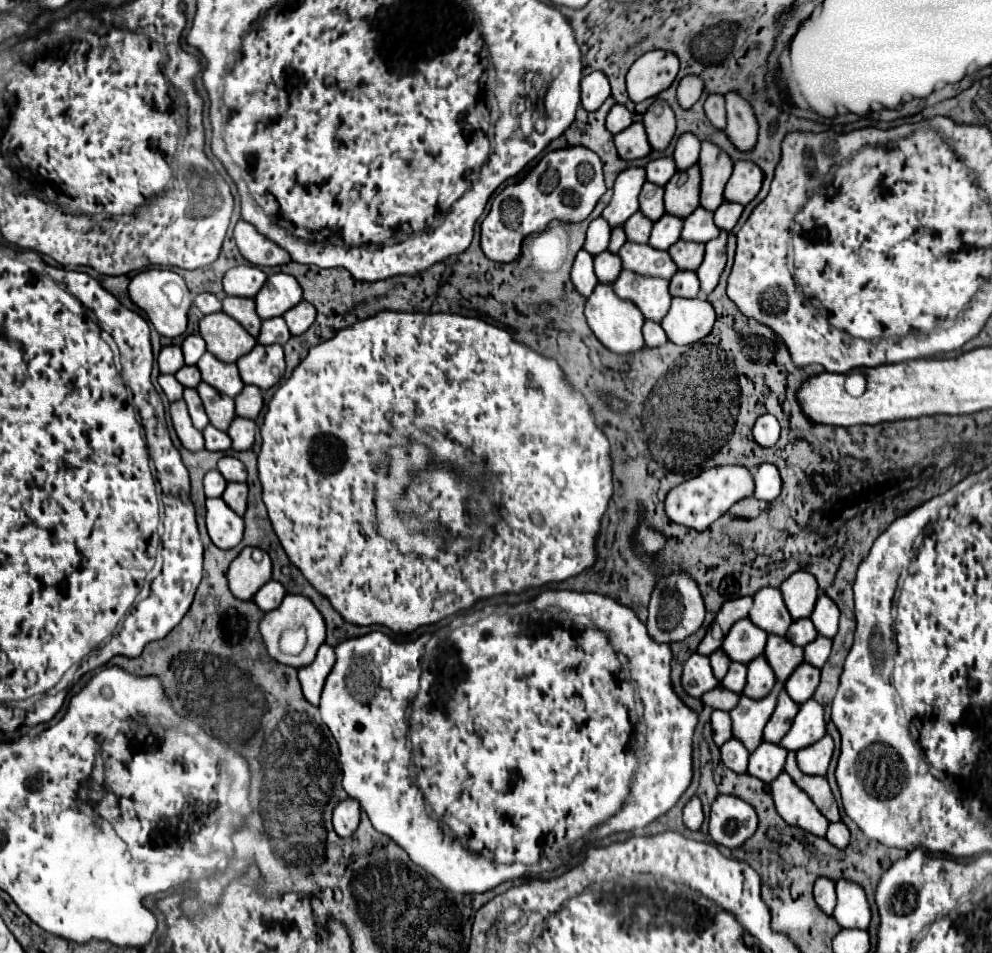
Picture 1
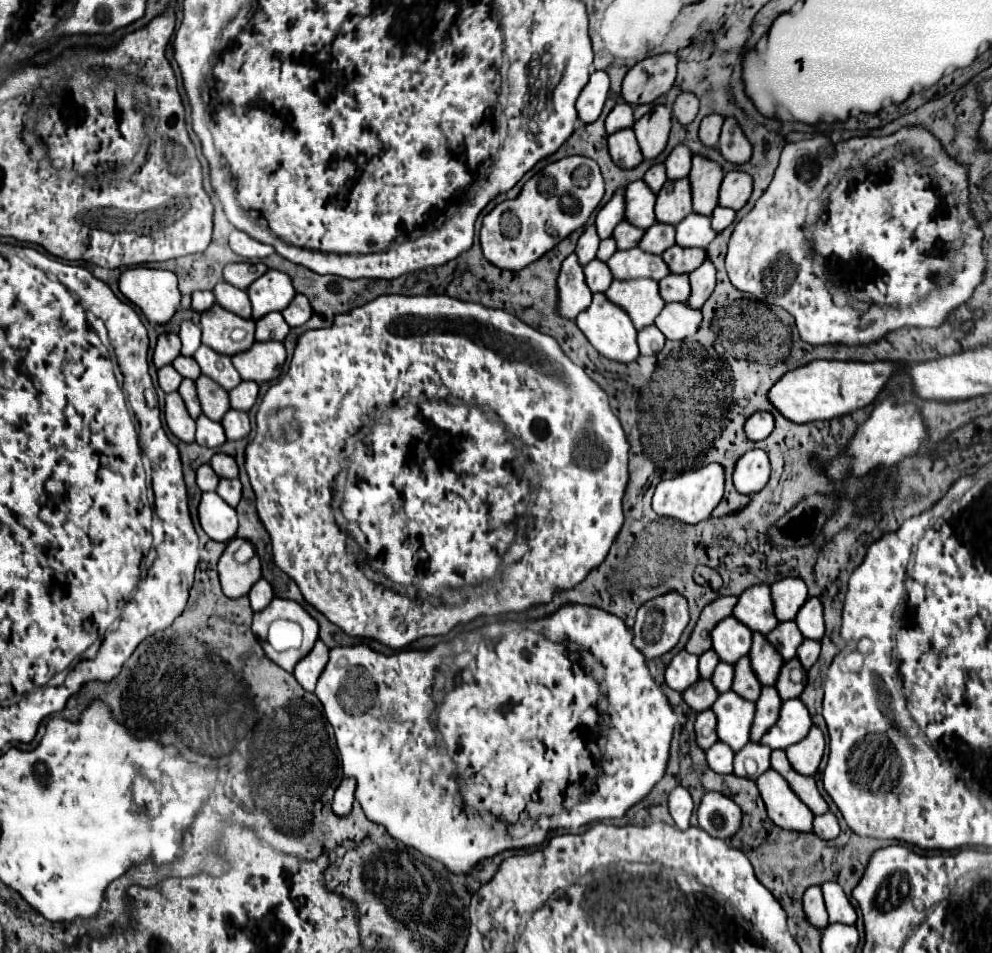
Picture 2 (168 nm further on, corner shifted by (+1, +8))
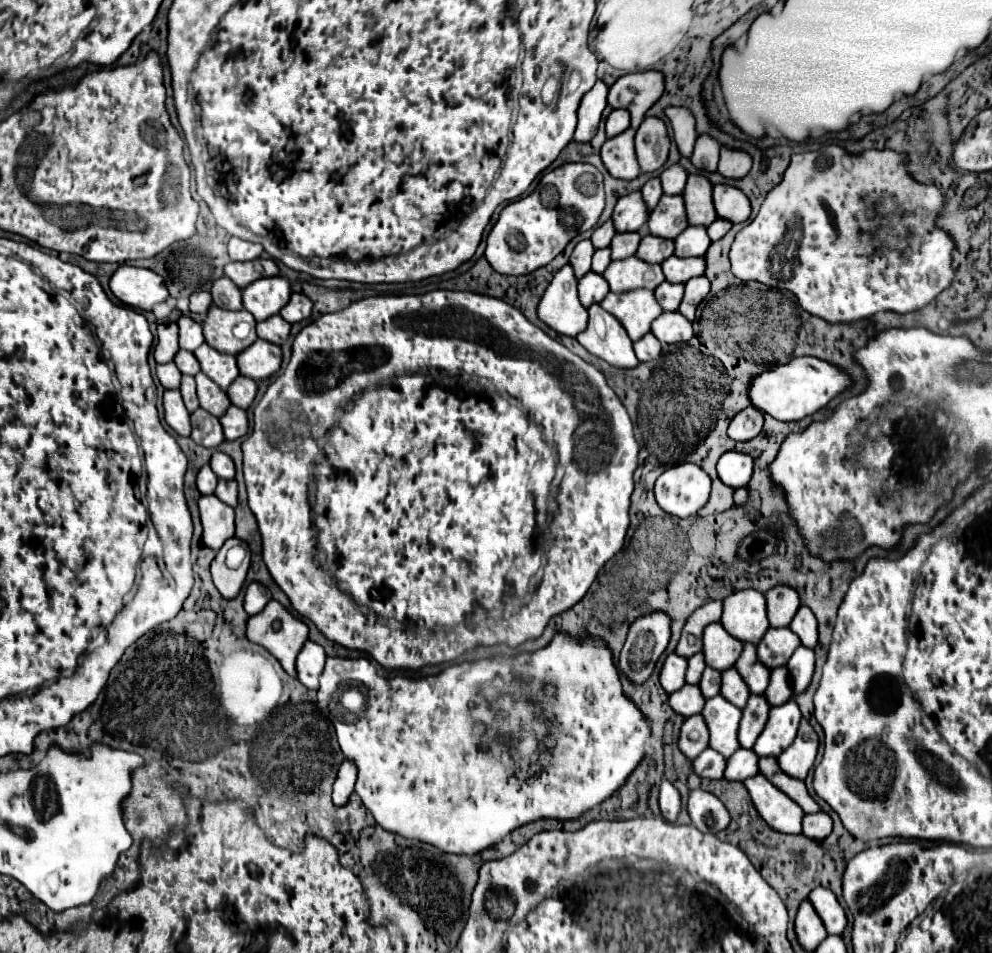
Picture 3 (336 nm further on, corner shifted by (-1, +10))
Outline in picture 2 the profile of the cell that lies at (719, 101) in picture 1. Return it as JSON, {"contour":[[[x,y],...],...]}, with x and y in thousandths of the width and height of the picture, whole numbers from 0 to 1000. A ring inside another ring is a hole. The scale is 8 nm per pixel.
{"contour":[[[717,120],[717,122],[711,122],[707,126],[707,134],[705,134],[705,145],[709,151],[713,153],[723,153],[725,149],[725,139],[727,139],[727,130],[729,130],[729,124],[725,120]]]}

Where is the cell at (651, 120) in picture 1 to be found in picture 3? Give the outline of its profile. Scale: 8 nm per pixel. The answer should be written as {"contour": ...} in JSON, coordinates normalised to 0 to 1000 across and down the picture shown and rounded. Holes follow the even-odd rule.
{"contour":[[[650,124],[640,143],[640,162],[646,180],[668,176],[674,164],[674,151],[670,128],[664,124]]]}

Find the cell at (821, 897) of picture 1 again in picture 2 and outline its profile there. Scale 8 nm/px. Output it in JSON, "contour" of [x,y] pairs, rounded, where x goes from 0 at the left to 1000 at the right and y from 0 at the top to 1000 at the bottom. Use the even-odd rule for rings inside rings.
{"contour":[[[816,930],[809,940],[809,953],[816,963],[816,967],[824,974],[832,974],[834,967],[834,955],[832,955],[832,944],[828,942],[828,930]]]}

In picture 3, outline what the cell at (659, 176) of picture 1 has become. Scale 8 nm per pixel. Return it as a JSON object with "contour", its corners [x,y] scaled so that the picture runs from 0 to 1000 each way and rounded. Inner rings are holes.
{"contour":[[[656,187],[650,195],[648,195],[648,199],[646,199],[646,204],[648,204],[648,210],[650,210],[650,214],[652,214],[652,218],[654,218],[654,222],[662,216],[662,212],[664,212],[664,208],[666,208],[666,191],[664,191],[664,187]]]}

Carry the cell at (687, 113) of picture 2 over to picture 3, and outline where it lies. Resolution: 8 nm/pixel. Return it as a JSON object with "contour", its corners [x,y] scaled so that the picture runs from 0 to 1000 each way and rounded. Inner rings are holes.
{"contour":[[[670,113],[670,122],[674,124],[676,132],[678,132],[678,143],[682,149],[682,155],[686,159],[686,164],[695,166],[703,147],[703,139],[701,139],[701,126],[697,122],[697,118],[693,113]]]}

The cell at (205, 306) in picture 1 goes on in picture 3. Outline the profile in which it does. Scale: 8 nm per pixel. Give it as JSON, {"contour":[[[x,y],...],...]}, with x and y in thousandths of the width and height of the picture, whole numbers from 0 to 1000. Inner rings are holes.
{"contour":[[[195,306],[193,308],[193,319],[191,325],[195,329],[207,329],[213,321],[213,308],[211,306]]]}

